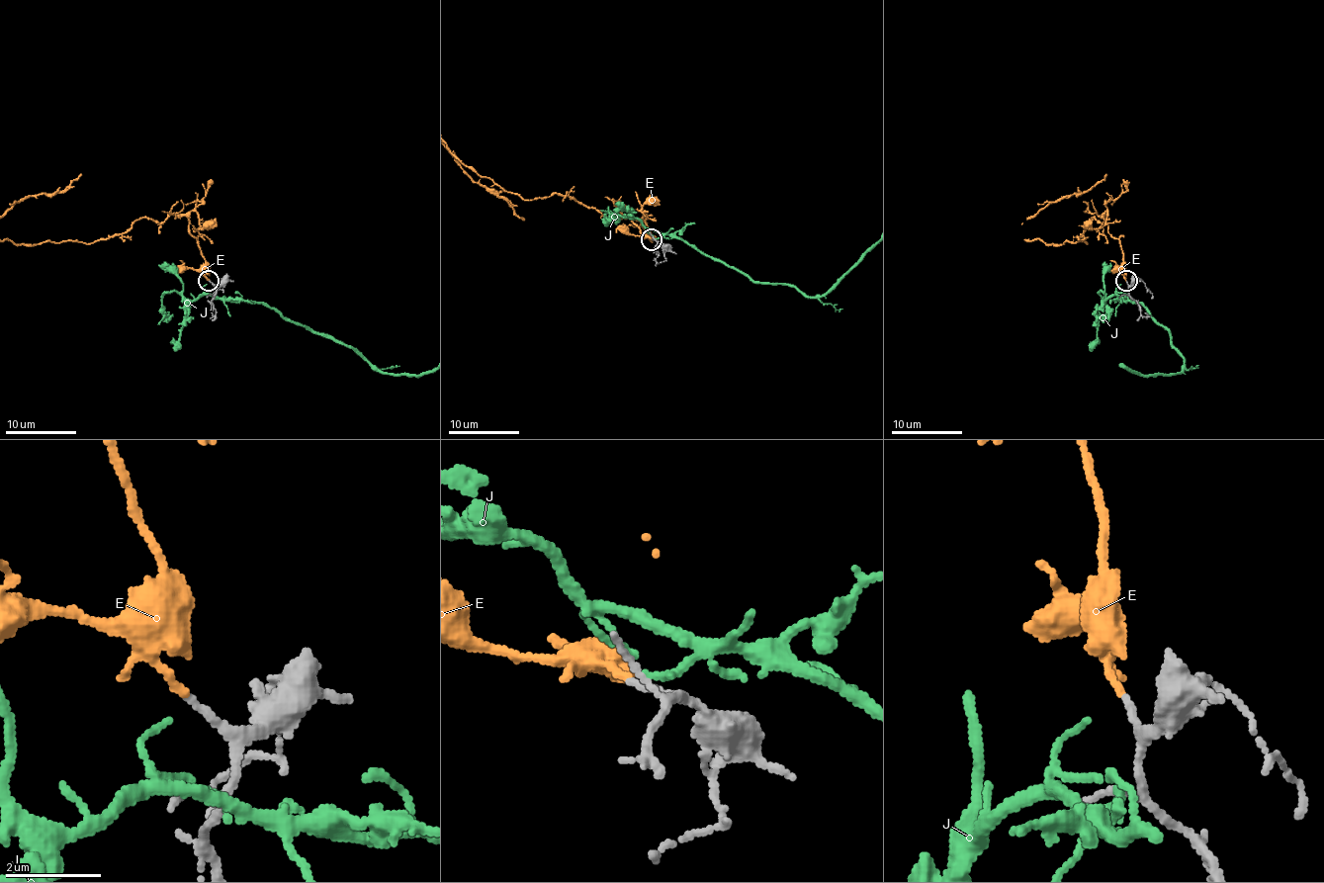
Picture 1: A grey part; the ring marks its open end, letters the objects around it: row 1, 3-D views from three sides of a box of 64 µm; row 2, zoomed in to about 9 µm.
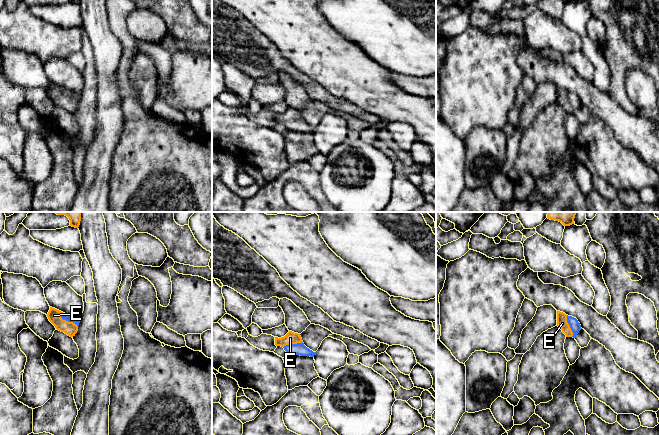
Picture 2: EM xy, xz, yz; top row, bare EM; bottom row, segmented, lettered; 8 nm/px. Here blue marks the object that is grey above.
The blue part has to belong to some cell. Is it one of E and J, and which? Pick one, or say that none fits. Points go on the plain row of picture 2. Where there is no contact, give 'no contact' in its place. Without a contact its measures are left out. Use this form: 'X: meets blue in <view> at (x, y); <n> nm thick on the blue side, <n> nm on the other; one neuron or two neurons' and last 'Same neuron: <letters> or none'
E: meets blue in yz at (569, 101); 90 nm thick on the blue side, 90 nm on the other; one neuron
J: no contact; two neurons
Same neuron: E

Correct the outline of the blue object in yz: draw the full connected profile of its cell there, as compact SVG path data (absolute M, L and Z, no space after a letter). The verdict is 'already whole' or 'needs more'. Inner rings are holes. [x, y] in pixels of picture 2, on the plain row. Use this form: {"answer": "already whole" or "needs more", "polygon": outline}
{"answer": "needs more", "polygon": "M557 87L557 102L562 106L566 113L573 113L582 105L578 96L568 92L563 88Z"}

